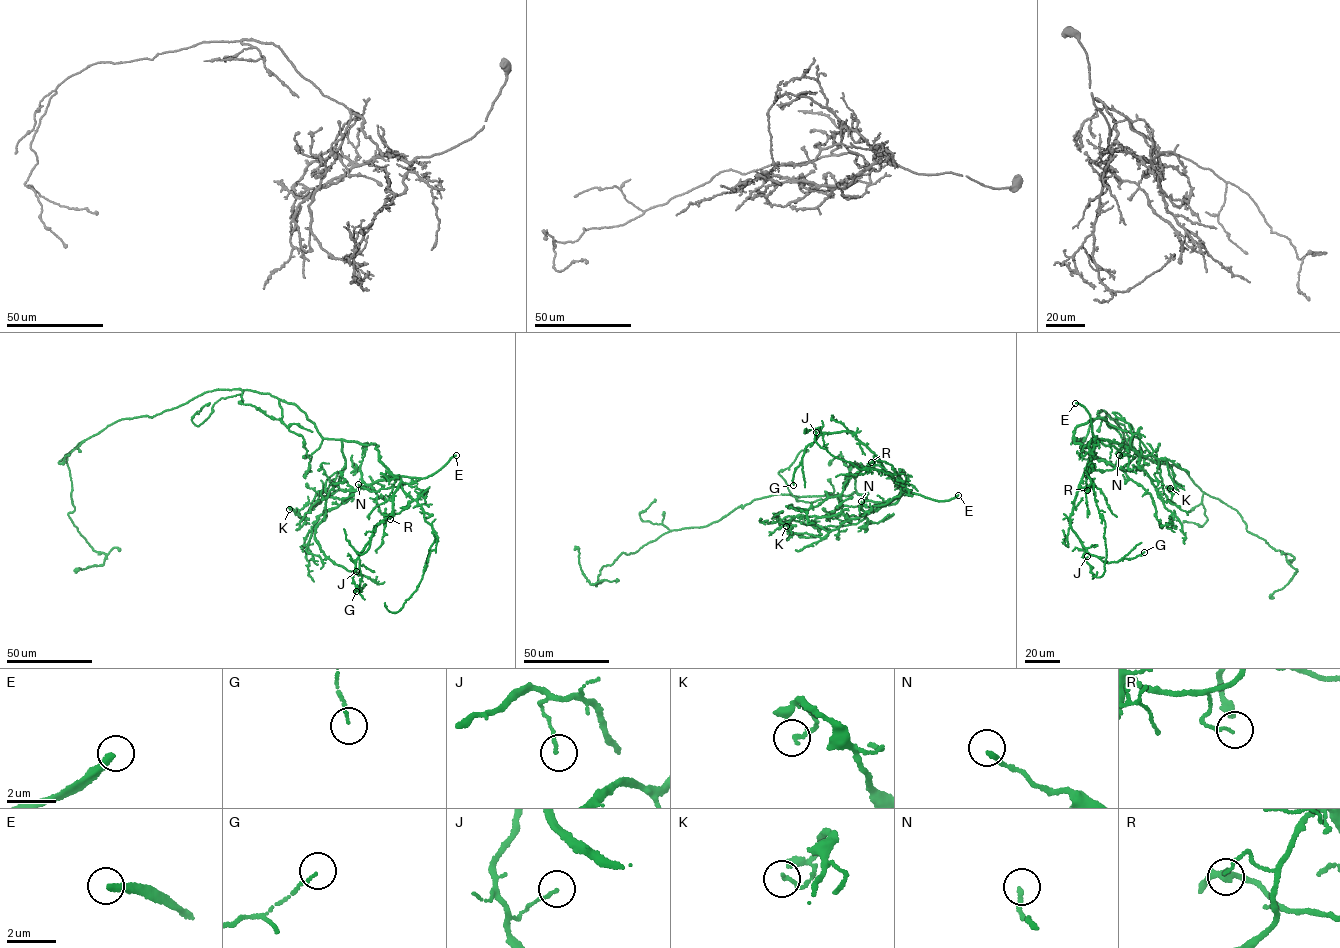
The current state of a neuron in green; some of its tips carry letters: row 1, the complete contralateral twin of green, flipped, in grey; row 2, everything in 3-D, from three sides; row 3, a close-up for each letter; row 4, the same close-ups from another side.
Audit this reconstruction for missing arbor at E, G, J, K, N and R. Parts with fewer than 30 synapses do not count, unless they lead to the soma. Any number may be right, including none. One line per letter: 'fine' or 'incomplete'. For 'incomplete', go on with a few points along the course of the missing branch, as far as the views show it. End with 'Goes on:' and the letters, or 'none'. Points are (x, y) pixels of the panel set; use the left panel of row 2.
E: incomplete; course (456, 455), (453, 439), (468, 406), (459, 400)
G: fine
J: fine
K: fine
N: fine
R: fine
Goes on: E

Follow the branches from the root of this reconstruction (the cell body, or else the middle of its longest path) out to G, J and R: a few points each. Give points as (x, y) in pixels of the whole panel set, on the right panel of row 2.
G: (1106, 413), (1097, 414), (1110, 427), (1100, 417), (1073, 431), (1092, 448), (1070, 524), (1103, 561), (1144, 552)
J: (1106, 413), (1097, 414), (1110, 427), (1100, 417), (1073, 431), (1075, 443), (1092, 445), (1070, 520), (1087, 556)
R: (1106, 413), (1097, 414), (1110, 427), (1100, 417), (1073, 431), (1075, 443), (1092, 442), (1079, 485), (1087, 490)

